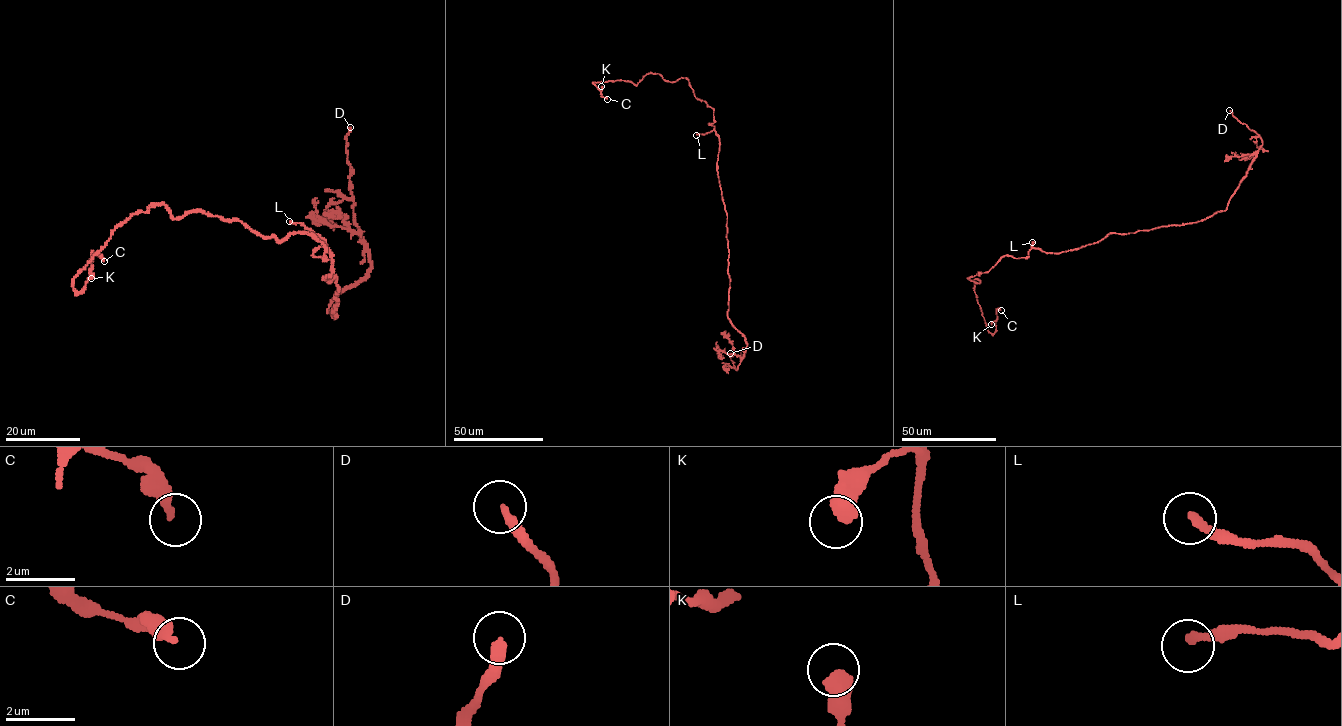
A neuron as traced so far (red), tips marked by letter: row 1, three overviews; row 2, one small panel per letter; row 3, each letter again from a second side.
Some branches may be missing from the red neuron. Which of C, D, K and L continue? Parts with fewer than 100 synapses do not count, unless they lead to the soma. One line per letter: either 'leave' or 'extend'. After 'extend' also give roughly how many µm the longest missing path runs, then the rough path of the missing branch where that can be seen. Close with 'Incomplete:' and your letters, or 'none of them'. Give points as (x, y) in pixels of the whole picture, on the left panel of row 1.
C: leave
D: extend | 4 µm
K: leave
L: extend | 120 µm | (289, 221), (287, 179), (259, 157), (266, 59), (250, 7)
Incomplete: D, L

